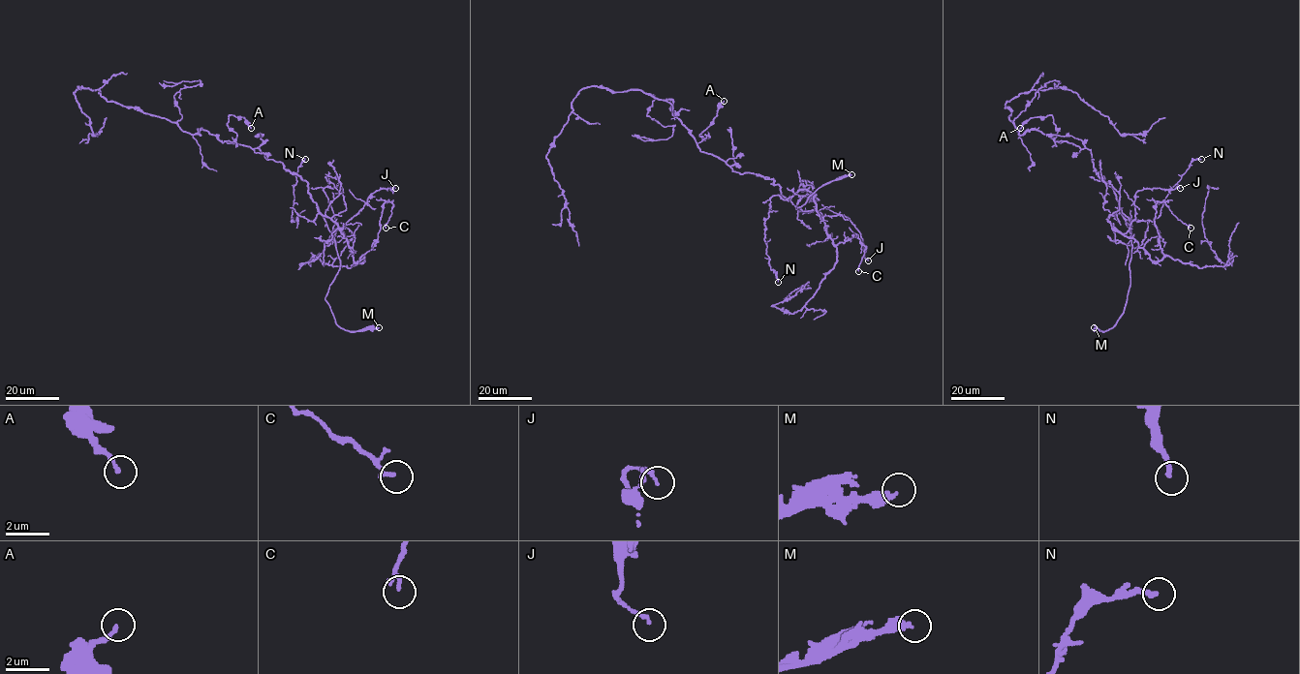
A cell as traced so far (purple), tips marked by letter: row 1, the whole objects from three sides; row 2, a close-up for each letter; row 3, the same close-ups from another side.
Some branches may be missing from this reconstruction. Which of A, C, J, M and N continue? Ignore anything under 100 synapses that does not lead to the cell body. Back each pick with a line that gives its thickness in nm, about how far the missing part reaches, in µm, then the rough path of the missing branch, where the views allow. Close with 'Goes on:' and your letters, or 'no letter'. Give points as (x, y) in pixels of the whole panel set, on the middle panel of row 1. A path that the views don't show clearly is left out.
M: calibre 240 nm; missing 5 µm
Goes on: M

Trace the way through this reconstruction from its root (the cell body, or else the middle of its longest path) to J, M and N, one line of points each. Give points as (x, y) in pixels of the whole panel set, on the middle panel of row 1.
J: (744, 173), (771, 179), (787, 199), (806, 189), (816, 209), (823, 216), (846, 216), (860, 233), (868, 260)
M: (744, 173), (771, 179), (782, 197), (798, 210), (808, 212), (813, 209), (797, 207), (812, 194), (851, 174)
N: (744, 173), (767, 176), (782, 197), (791, 197), (773, 196), (764, 223), (769, 264), (778, 282)

